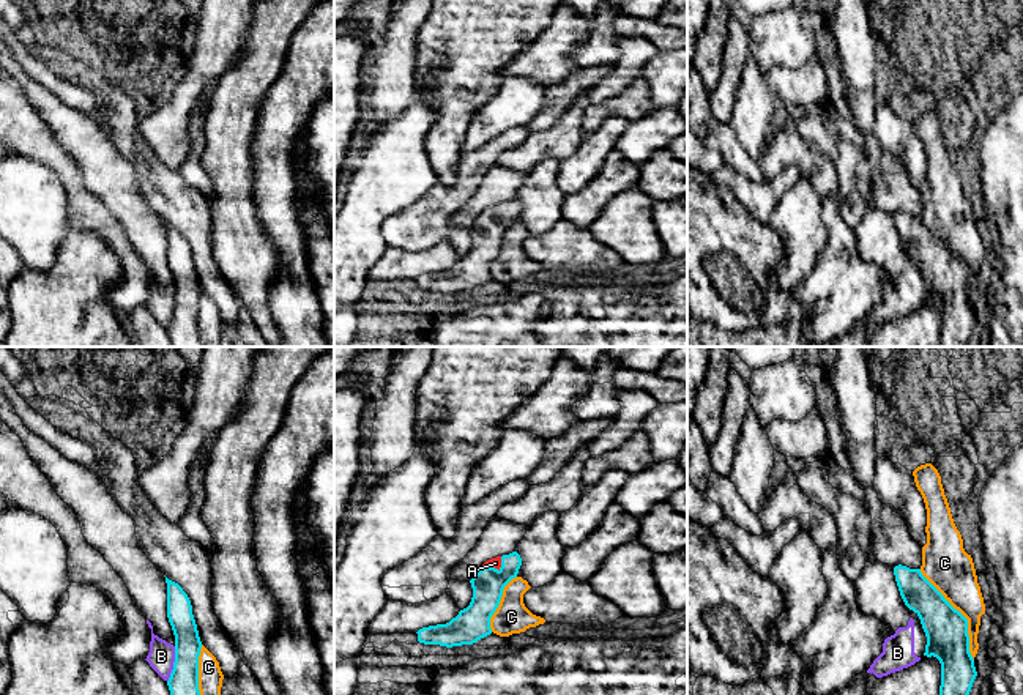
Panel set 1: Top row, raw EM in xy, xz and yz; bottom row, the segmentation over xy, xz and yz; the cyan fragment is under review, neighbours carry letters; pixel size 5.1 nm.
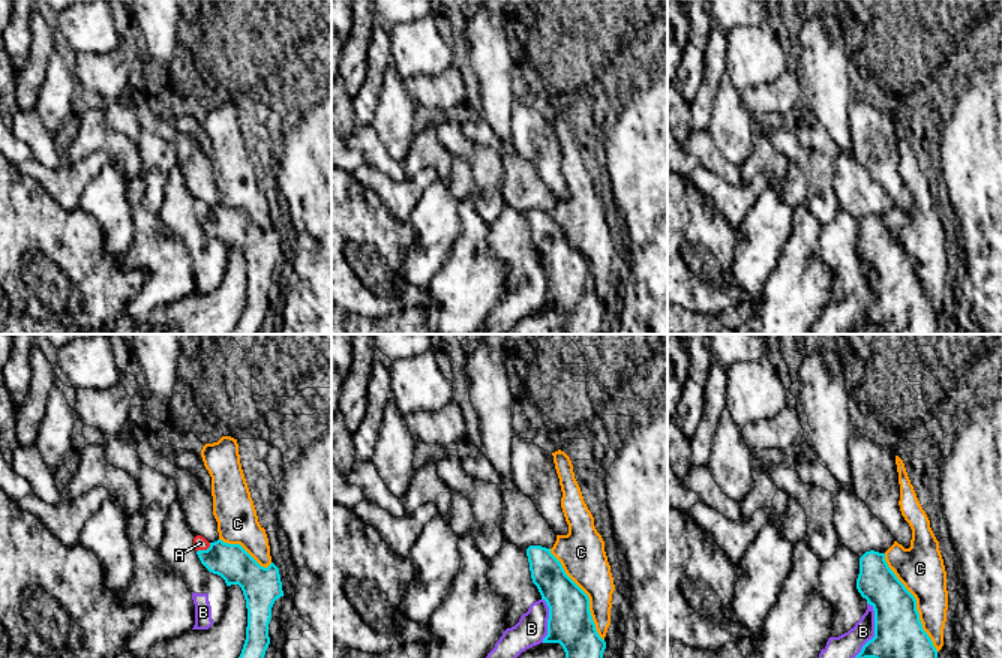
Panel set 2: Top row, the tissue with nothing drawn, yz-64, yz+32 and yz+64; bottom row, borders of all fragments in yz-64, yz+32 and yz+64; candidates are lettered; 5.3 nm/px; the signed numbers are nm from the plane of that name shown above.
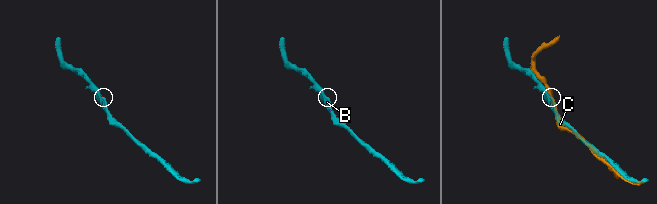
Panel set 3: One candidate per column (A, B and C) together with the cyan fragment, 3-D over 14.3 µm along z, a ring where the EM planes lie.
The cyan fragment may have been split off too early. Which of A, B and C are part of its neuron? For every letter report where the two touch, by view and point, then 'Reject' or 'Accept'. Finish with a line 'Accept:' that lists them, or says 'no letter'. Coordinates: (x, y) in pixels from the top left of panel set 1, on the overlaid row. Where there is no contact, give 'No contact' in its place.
A: Touches cyan at xz (494, 568). Accept
B: Touches cyan at xy (174, 664). Reject
C: Touches cyan at yz (962, 615). Reject
Accept: A

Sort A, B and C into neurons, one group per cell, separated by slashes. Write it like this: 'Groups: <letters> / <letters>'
Groups: A / B / C

